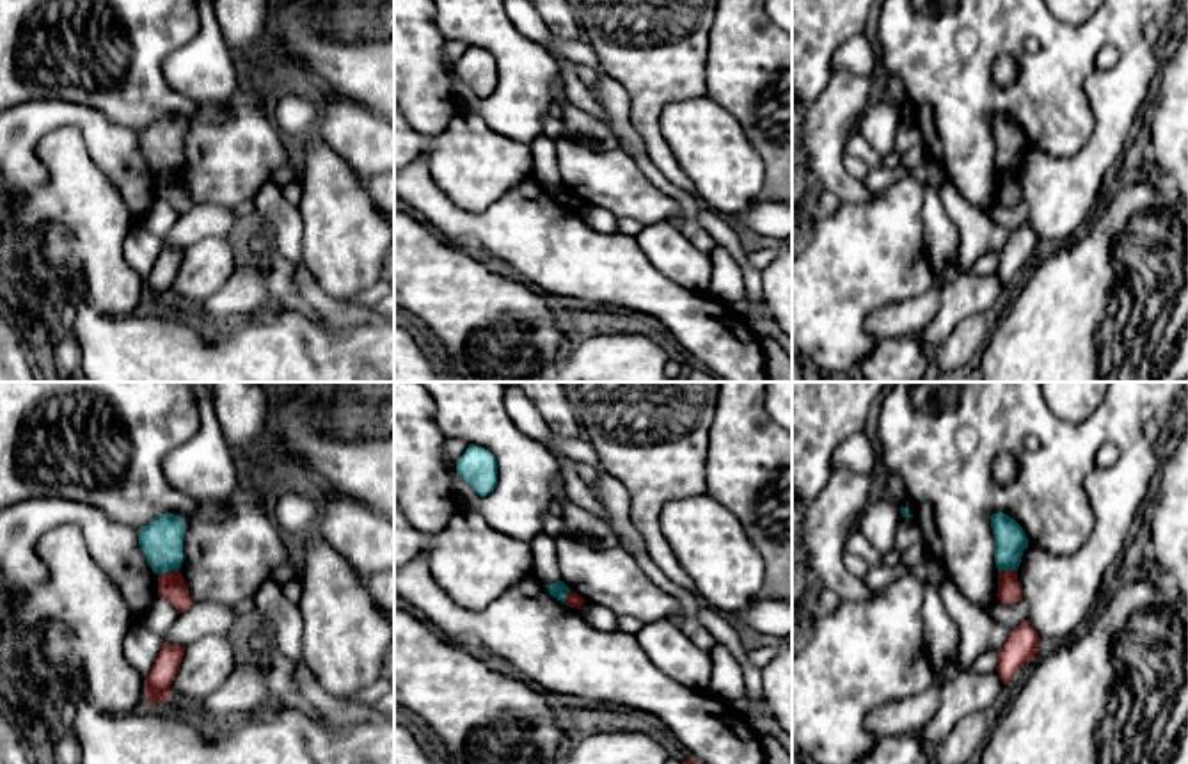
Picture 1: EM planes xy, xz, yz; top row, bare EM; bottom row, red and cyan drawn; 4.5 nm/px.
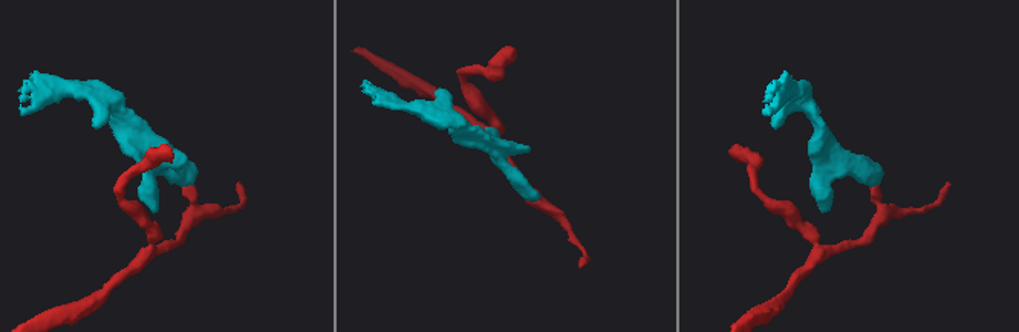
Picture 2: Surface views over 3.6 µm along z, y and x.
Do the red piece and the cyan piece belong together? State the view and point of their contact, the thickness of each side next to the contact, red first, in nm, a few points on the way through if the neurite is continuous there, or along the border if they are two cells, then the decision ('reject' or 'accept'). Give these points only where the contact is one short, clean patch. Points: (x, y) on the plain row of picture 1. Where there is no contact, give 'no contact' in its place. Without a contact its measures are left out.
xy (167, 175) | 130/190 nm | along xy (178, 171), (158, 176) | reject

